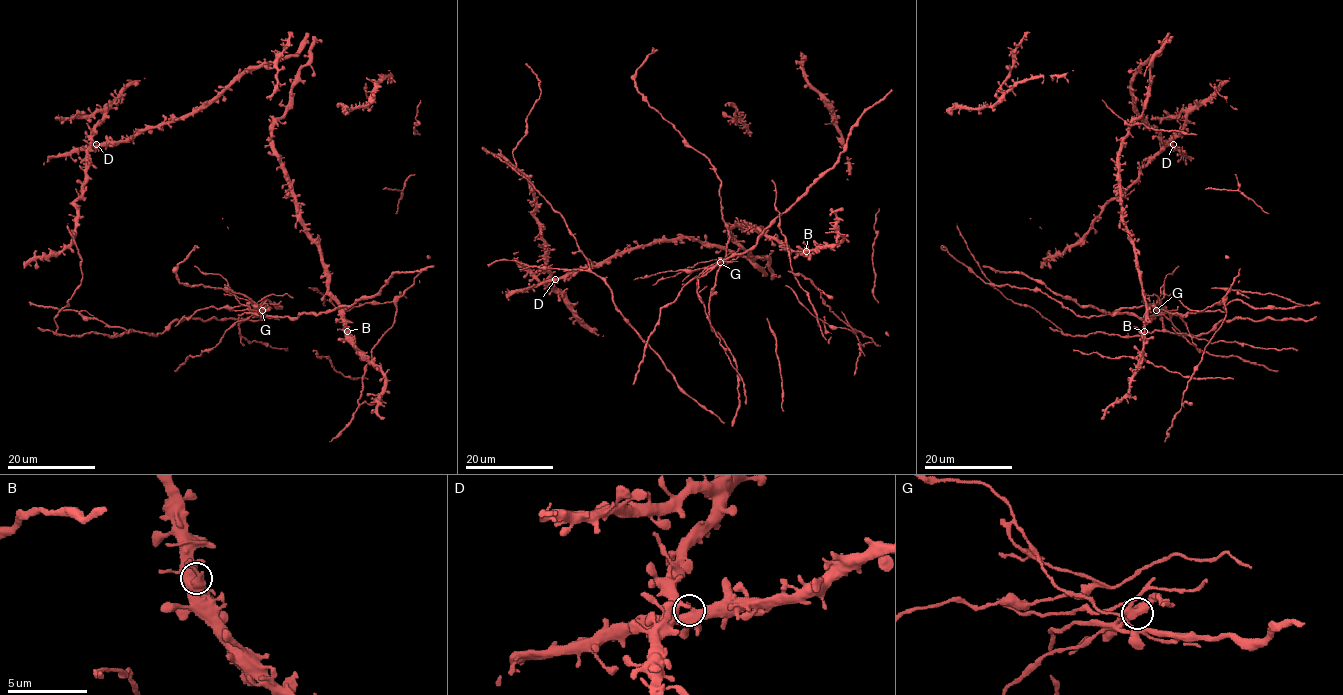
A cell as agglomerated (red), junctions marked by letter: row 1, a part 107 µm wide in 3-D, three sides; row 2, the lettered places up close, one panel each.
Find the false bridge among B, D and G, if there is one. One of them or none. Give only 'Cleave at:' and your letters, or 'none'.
Cleave at: G

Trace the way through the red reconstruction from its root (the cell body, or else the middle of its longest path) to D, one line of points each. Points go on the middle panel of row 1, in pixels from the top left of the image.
D: (802, 251), (760, 229), (735, 225), (730, 234), (751, 255), (763, 255), (769, 268), (675, 238), (555, 279)

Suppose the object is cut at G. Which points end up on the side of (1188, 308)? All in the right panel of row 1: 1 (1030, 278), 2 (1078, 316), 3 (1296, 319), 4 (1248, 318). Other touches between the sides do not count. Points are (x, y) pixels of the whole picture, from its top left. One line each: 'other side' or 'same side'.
1: other side
2: same side
3: same side
4: same side

